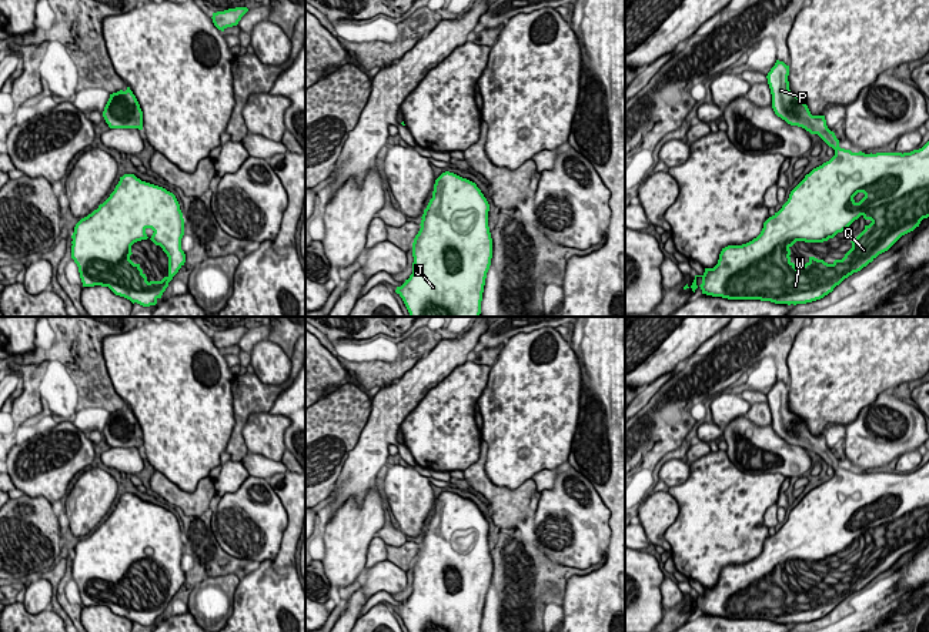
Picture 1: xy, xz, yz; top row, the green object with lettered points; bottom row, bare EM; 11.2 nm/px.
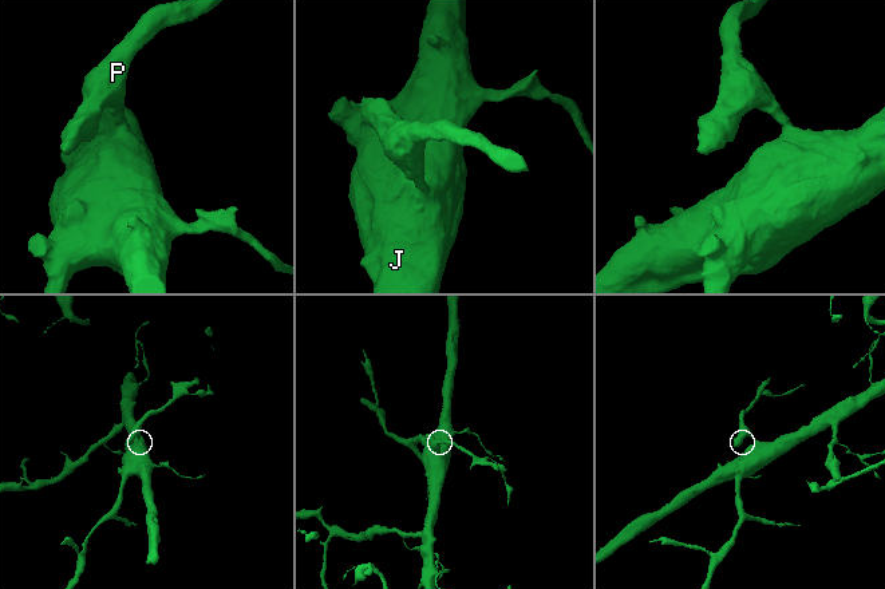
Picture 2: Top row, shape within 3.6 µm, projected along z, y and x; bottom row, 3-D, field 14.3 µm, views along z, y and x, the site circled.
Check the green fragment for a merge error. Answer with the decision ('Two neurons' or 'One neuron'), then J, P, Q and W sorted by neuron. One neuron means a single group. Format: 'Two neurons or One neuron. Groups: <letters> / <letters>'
One neuron. Groups: J P Q W

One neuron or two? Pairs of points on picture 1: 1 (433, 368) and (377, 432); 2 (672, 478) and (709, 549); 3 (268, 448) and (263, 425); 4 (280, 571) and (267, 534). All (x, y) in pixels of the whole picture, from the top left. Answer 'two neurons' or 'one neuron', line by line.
1: one neuron
2: two neurons
3: one neuron
4: two neurons

